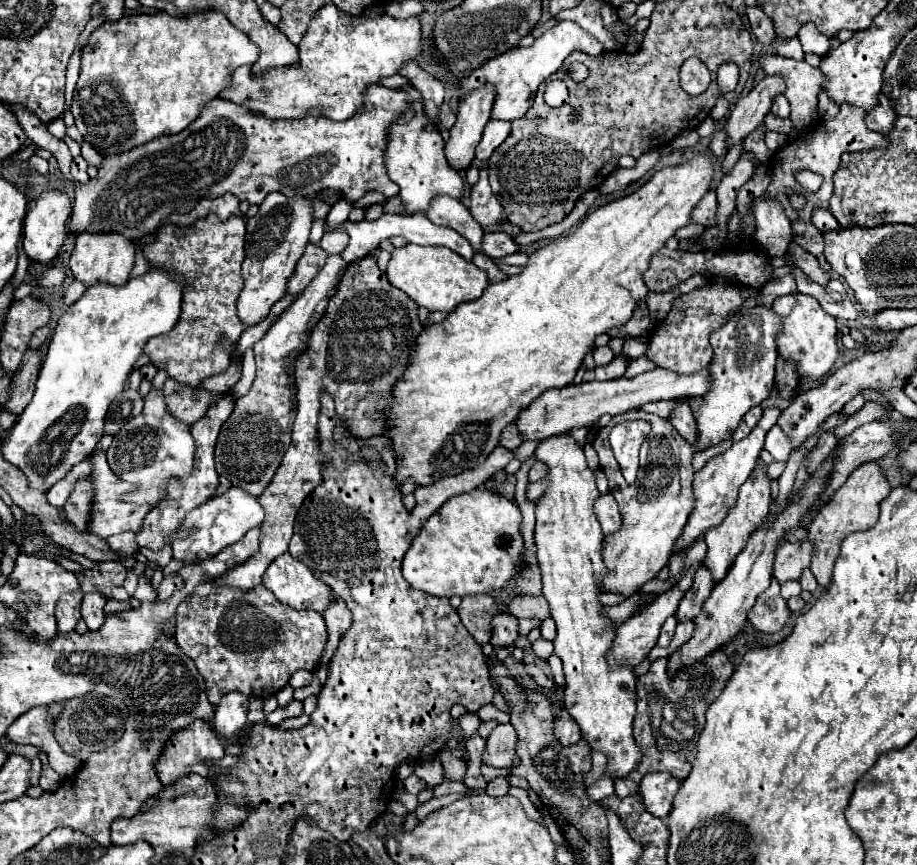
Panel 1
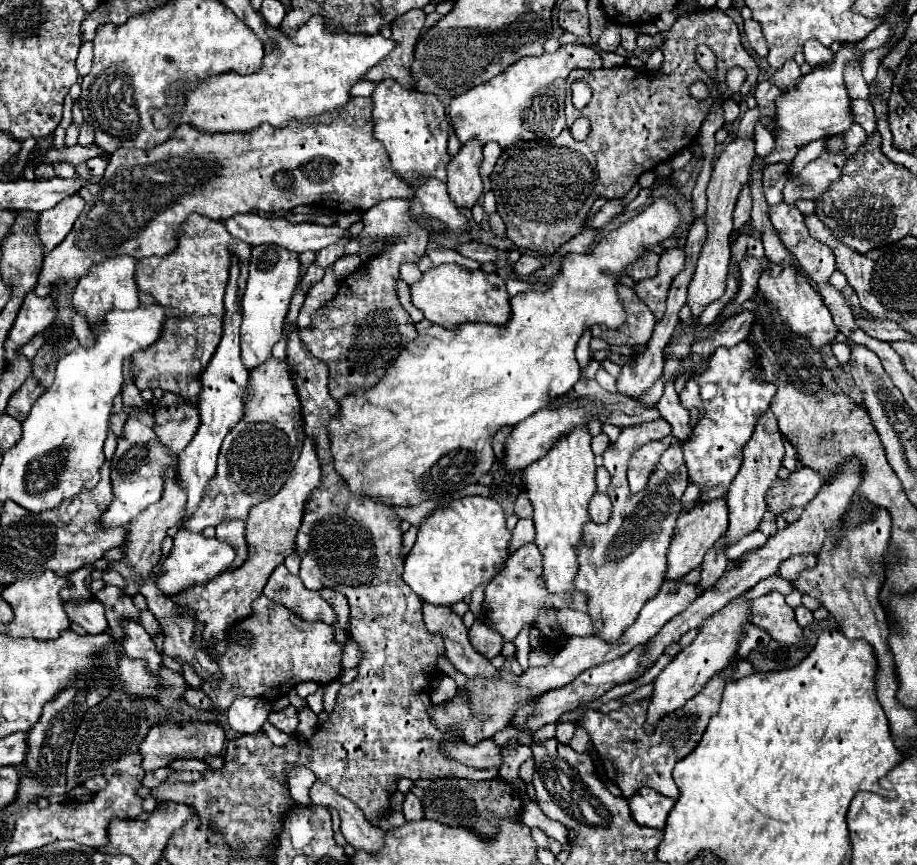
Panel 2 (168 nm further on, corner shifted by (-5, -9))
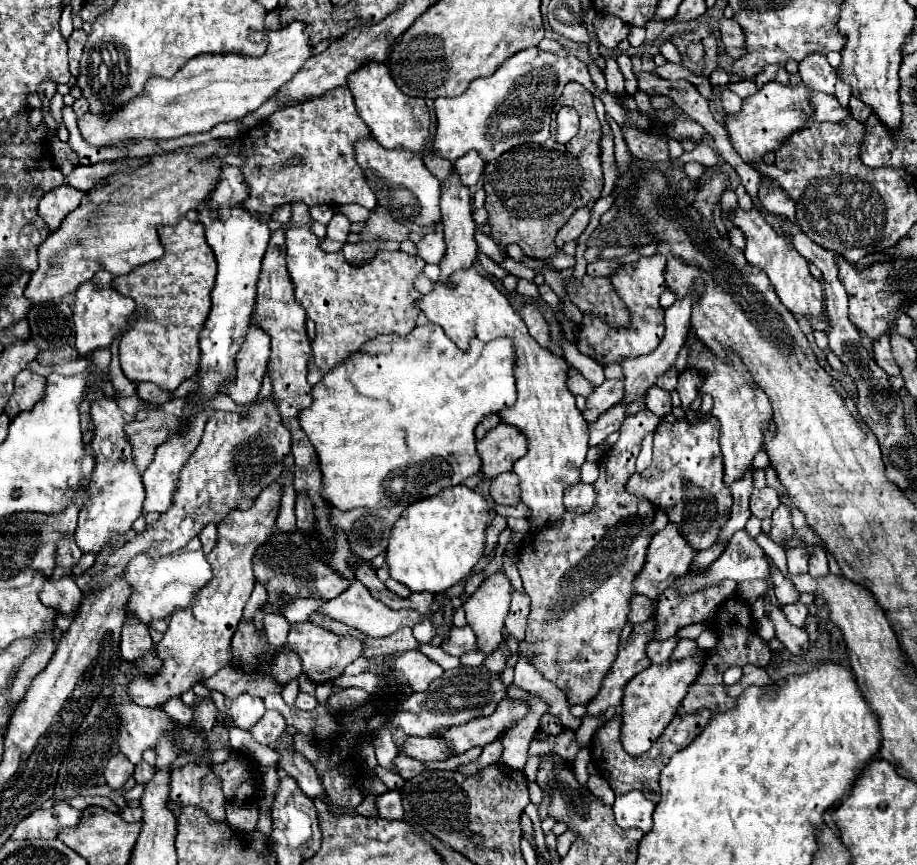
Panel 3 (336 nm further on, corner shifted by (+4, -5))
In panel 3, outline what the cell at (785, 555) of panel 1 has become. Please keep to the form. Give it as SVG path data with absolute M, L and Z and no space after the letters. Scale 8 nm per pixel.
M788 548L786 558L788 558L788 572L790 574L806 574L808 572L810 550L806 550L806 548Z

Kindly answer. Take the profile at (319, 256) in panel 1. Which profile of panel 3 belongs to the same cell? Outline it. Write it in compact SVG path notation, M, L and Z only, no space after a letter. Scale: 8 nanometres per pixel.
M338 212L328 224L328 238L338 240L338 242L346 242L348 232L350 232L350 220Z

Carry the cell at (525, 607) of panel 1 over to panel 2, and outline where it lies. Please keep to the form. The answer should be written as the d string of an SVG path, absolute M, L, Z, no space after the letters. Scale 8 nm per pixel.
M555 608L555 620L567 636L591 636L595 632L591 618L585 612L571 608Z

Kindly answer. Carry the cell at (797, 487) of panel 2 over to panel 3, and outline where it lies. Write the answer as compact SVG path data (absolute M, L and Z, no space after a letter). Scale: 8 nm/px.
M768 486L762 490L754 490L750 496L750 512L760 520L770 518L778 506L780 506L780 496L776 490Z

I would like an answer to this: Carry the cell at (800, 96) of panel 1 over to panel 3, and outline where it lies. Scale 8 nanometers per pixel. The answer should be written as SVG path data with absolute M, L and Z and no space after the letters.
M766 64L754 82L756 88L762 88L766 82L788 82L788 72L778 64Z

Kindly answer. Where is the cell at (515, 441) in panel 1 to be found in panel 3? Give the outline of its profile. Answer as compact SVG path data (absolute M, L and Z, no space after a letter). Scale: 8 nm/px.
M488 414L488 416L476 426L476 432L474 432L476 438L480 440L480 438L482 438L490 428L494 428L494 426L498 426L498 414Z

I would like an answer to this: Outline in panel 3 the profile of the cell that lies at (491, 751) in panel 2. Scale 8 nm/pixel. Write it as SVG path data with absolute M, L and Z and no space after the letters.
M418 736L406 738L406 742L402 746L402 754L410 756L410 758L418 758L422 762L450 758L450 752L444 742L440 742L438 738L418 738Z

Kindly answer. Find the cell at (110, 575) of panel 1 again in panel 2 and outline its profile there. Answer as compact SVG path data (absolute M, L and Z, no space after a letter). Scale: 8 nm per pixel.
M105 586L101 592L95 594L95 598L105 606L109 632L115 638L123 638L123 620L139 620L139 610L133 606L131 596L127 596L119 586Z

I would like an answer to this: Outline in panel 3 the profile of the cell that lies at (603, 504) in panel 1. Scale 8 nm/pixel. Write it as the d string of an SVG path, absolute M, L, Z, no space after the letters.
M584 482L568 486L564 494L564 506L568 512L578 512L578 514L588 512L594 508L594 500L596 500L594 488Z

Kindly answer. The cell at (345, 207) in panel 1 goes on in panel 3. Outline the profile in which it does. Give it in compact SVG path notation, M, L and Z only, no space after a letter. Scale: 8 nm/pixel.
M284 204L274 210L274 212L271 214L271 219L282 224L287 224L290 221L291 215L290 204Z

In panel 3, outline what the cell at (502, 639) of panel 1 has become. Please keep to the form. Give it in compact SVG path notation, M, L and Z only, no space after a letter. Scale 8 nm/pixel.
M470 626L452 628L450 638L446 640L446 646L442 646L442 650L455 657L460 657L464 652L470 652L470 650L478 650L476 648L476 636L474 636L472 628Z

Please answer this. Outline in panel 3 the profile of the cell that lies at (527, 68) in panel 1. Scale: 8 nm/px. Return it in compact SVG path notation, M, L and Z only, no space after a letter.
M526 48L506 60L492 76L476 78L470 82L468 90L456 98L438 98L434 100L436 112L436 134L432 140L432 152L456 162L470 150L478 150L484 162L490 162L502 156L506 150L526 144L526 142L544 142L550 138L550 120L554 114L554 104L560 98L568 82L580 82L586 90L600 98L606 106L606 112L616 120L624 132L628 150L646 162L668 162L668 138L656 136L650 132L634 130L626 122L626 112L620 108L618 100L606 90L598 90L592 82L588 68L574 56L554 56L550 52L540 52L538 48Z

